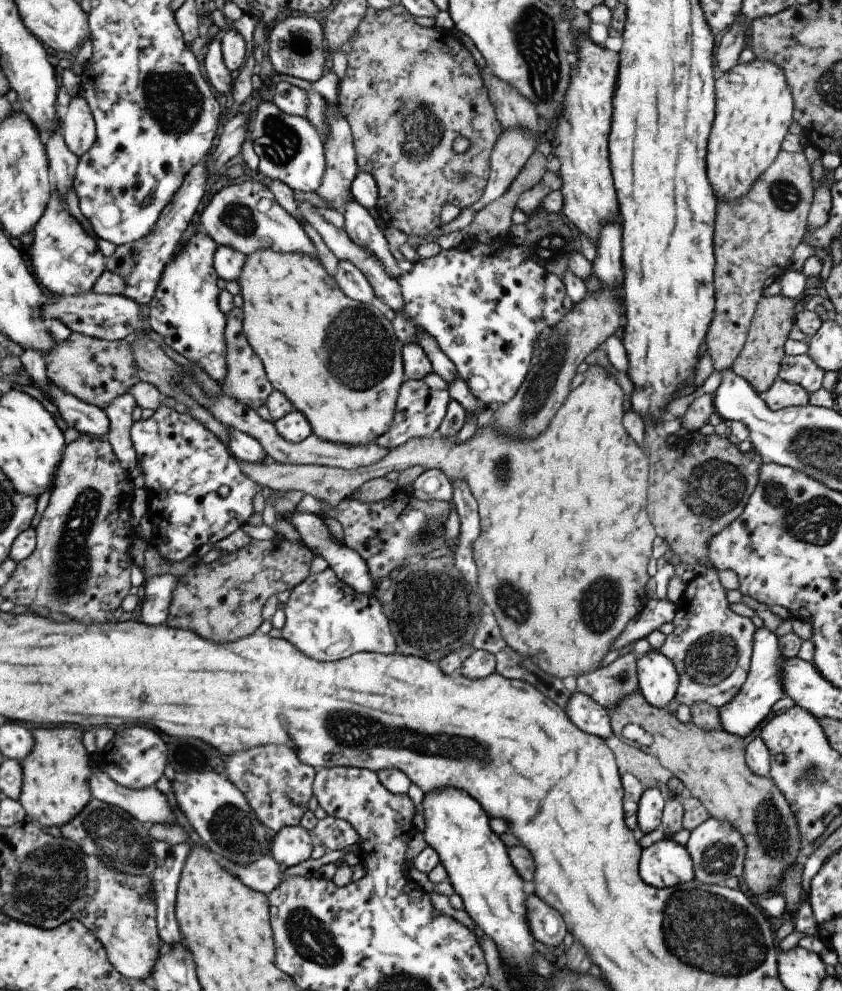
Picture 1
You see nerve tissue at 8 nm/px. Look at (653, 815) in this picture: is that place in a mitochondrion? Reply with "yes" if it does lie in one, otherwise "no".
no

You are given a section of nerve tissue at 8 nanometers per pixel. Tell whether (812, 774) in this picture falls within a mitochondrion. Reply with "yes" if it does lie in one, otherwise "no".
yes

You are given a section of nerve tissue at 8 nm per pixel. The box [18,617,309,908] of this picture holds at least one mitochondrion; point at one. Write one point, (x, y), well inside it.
(108, 830)

